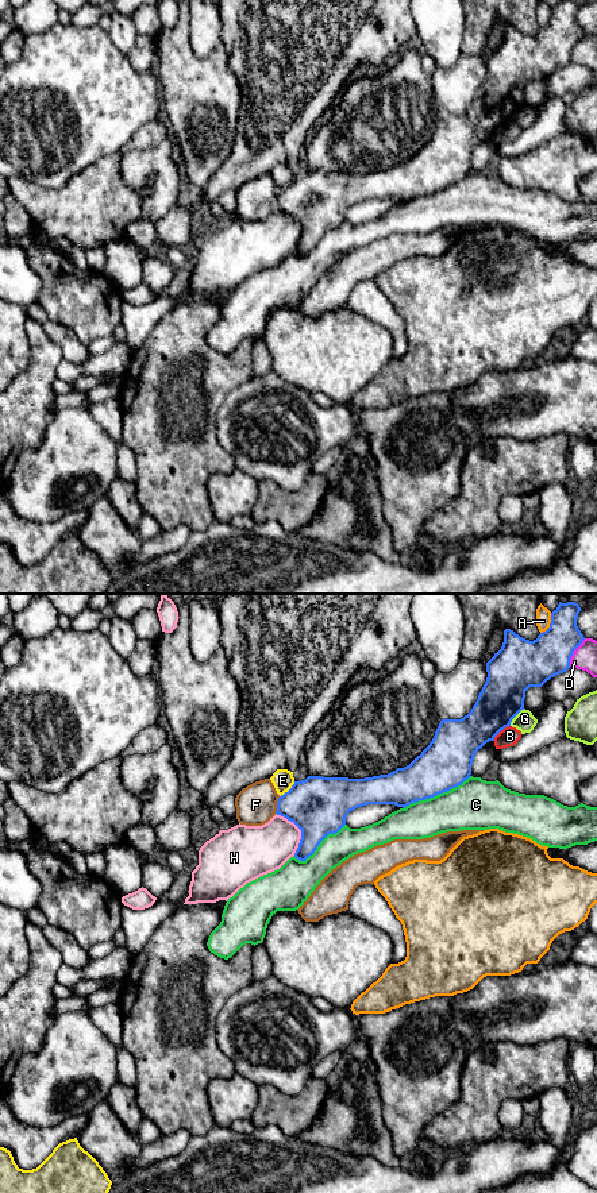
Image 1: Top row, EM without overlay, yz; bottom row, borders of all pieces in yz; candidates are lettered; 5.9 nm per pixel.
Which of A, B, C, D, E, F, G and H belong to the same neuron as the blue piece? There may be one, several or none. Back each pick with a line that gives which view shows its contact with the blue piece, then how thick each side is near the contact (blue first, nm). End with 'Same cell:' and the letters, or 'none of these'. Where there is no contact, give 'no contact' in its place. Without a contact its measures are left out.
C: yz | 300/300 nm
Same cell: C

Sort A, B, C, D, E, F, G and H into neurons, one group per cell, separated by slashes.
A / B / C / D / E / F / G / H

